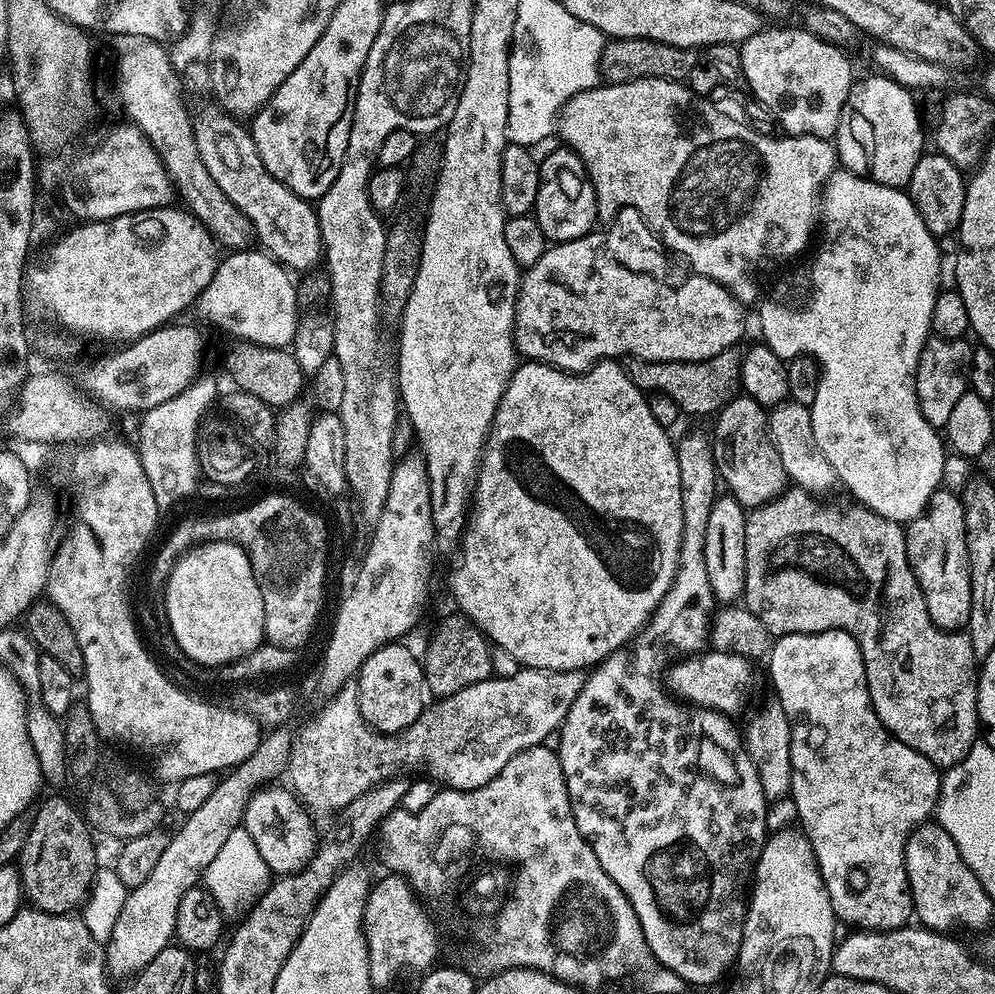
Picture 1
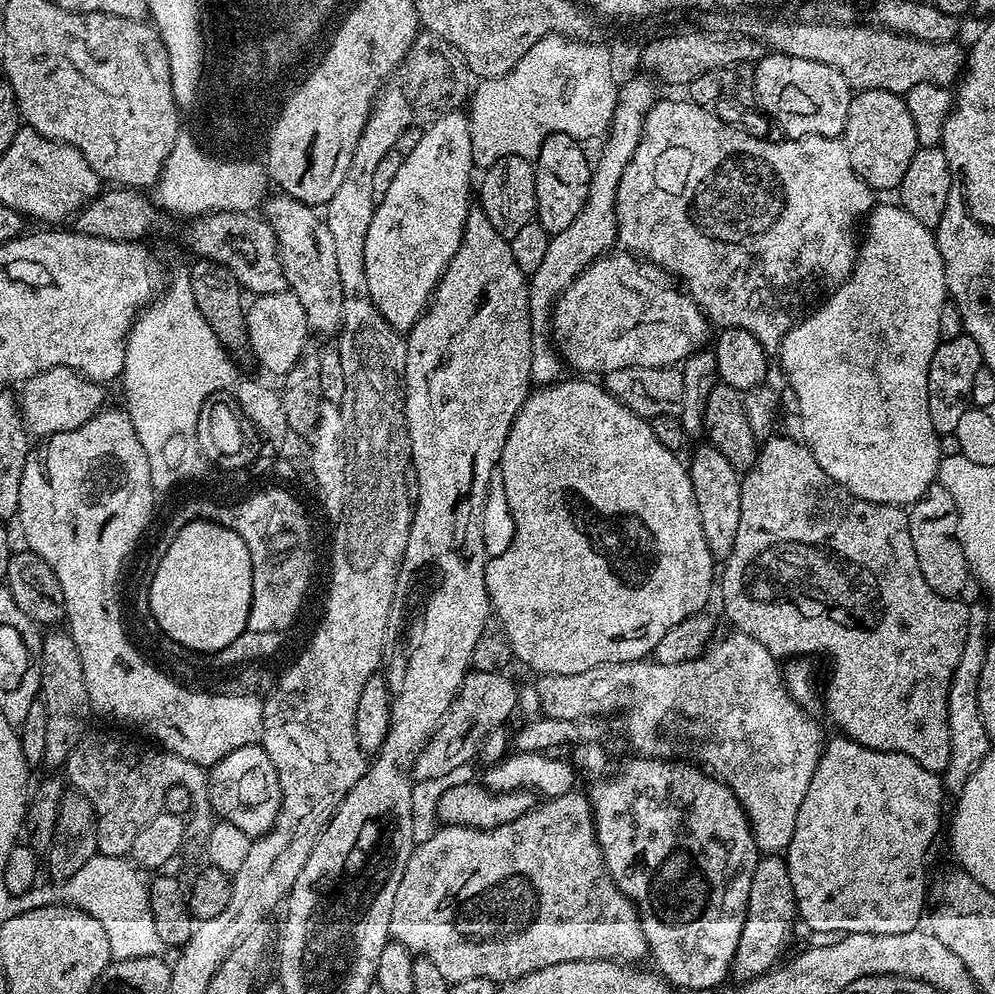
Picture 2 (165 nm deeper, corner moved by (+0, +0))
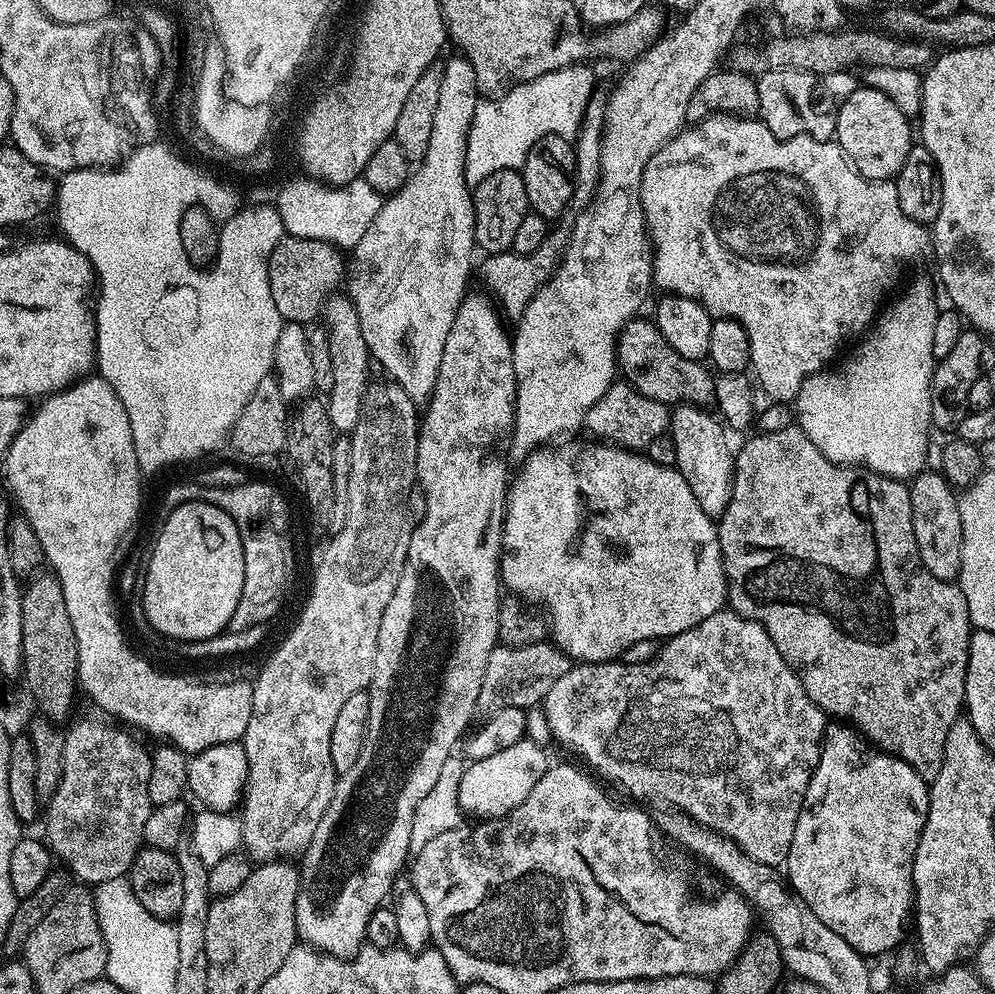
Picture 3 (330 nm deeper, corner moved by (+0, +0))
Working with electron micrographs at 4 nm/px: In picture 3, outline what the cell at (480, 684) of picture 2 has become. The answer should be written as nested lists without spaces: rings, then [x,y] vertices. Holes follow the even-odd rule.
[[[551,642],[513,648],[498,646],[490,654],[490,662],[486,662],[477,709],[484,714],[494,713],[506,706],[535,709],[539,700],[544,702],[549,699],[554,682],[558,682],[558,678],[562,678],[562,674],[566,674],[573,666],[567,654]]]

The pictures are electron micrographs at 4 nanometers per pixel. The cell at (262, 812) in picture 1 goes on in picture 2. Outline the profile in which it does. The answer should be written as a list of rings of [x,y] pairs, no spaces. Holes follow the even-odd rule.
[[[263,743],[247,744],[226,754],[211,766],[207,775],[209,798],[220,820],[238,826],[238,830],[253,838],[266,835],[276,825],[280,813],[278,770],[274,770],[274,762],[270,762]]]

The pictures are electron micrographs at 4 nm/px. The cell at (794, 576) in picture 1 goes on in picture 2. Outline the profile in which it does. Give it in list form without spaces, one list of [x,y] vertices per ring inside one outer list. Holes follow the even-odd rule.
[[[773,434],[759,445],[756,463],[743,473],[740,482],[742,498],[742,518],[738,518],[738,535],[728,559],[723,561],[724,573],[718,576],[718,596],[724,599],[724,612],[728,615],[731,627],[744,632],[750,638],[762,642],[766,650],[777,658],[812,658],[815,652],[825,652],[832,659],[832,673],[828,676],[828,689],[824,692],[824,704],[832,715],[832,720],[841,728],[843,735],[857,740],[862,746],[906,754],[931,772],[942,774],[950,762],[950,726],[948,725],[948,691],[954,666],[962,658],[962,646],[968,637],[967,603],[960,598],[943,596],[930,590],[930,582],[922,578],[922,566],[918,566],[918,554],[914,554],[914,541],[910,538],[908,512],[898,504],[879,504],[850,494],[814,458],[808,445],[799,439]]]

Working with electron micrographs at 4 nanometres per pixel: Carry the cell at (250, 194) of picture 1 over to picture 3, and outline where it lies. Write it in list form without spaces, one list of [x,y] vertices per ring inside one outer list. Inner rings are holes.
[[[333,294],[324,306],[322,324],[328,334],[330,366],[334,366],[334,382],[326,393],[328,417],[337,433],[351,434],[364,412],[364,395],[370,387],[370,357],[366,342],[362,338],[362,322],[358,322],[358,310],[347,295]]]

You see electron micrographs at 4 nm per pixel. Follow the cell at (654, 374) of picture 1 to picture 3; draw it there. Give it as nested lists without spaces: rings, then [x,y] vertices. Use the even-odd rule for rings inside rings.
[[[614,382],[606,390],[606,394],[602,394],[602,398],[598,402],[594,402],[594,406],[590,406],[590,410],[584,419],[584,428],[592,431],[597,441],[611,442],[619,447],[629,450],[647,450],[650,442],[654,442],[654,438],[665,435],[670,428],[670,408],[669,405],[658,402],[649,396],[643,396],[638,390],[634,390],[632,385],[627,382]]]

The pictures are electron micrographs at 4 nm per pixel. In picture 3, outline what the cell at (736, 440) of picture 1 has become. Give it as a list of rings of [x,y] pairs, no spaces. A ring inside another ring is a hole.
[[[633,318],[624,325],[616,342],[618,372],[627,383],[643,396],[669,406],[698,404],[708,406],[716,398],[716,376],[699,360],[682,358],[674,346],[662,338],[658,326],[651,320]]]

